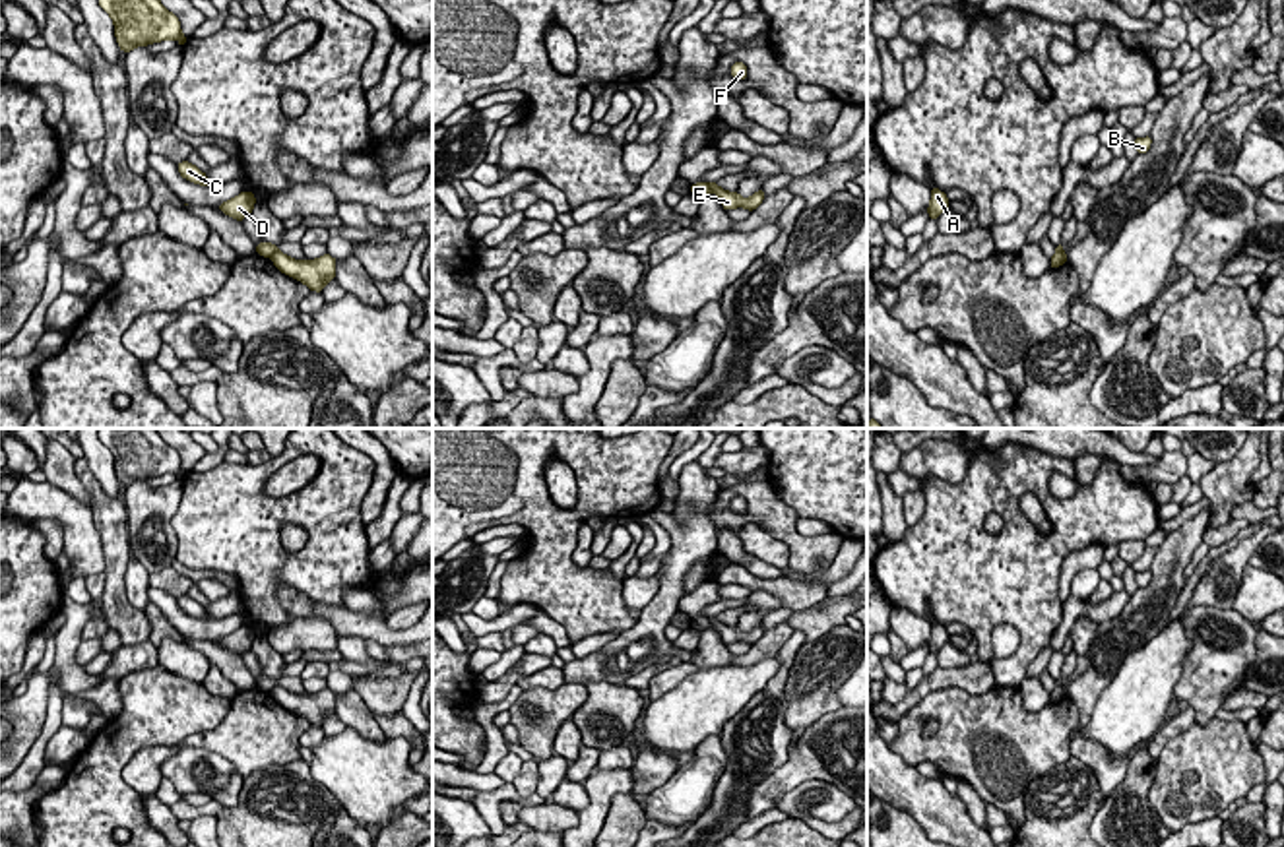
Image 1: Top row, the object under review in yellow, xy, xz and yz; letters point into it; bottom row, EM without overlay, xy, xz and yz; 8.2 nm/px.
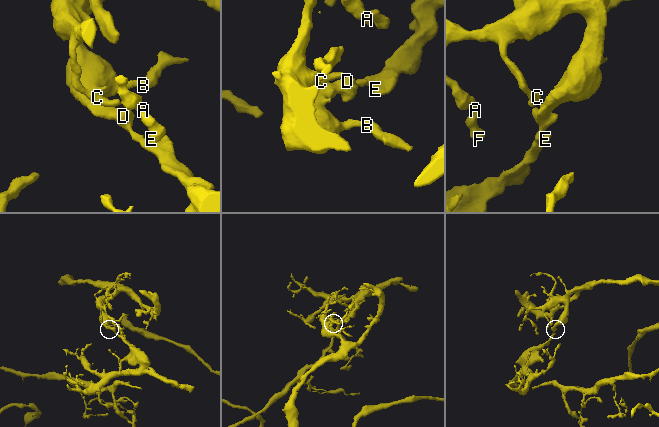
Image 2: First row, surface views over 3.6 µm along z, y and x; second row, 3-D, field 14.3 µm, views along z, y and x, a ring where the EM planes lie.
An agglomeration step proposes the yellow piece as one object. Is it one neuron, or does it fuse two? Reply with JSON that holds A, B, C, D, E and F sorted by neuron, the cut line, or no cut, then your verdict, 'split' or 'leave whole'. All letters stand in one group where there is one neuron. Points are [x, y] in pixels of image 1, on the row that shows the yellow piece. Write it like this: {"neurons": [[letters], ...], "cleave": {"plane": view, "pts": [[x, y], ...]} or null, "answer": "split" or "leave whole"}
{"neurons": [["A", "B", "C", "D", "F"], ["E"]], "cleave": {"plane": "xz", "pts": [[706, 183], [710, 190]]}, "answer": "split"}

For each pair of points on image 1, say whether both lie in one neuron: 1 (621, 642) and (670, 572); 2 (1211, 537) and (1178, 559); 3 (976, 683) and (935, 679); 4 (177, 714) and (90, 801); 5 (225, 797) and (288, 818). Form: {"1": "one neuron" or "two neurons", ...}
{"1": "one neuron", "2": "two neurons", "3": "one neuron", "4": "one neuron", "5": "two neurons"}

